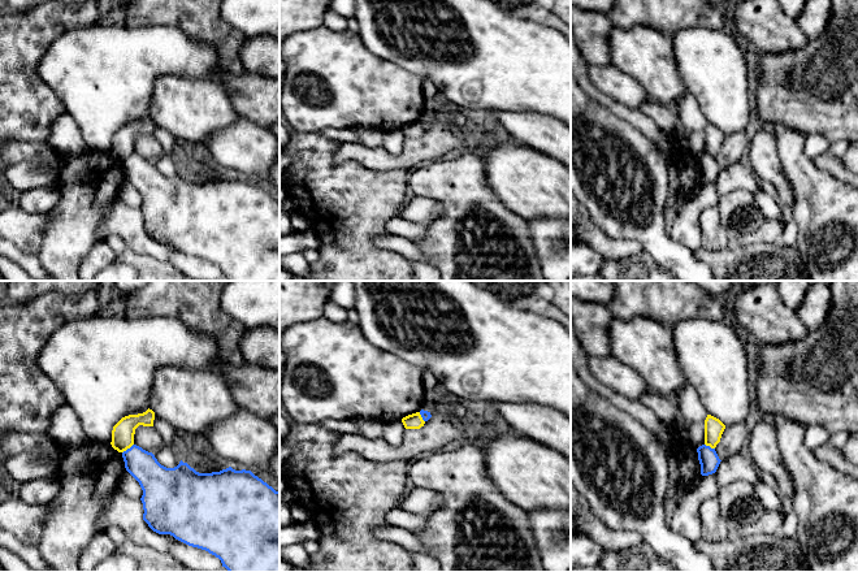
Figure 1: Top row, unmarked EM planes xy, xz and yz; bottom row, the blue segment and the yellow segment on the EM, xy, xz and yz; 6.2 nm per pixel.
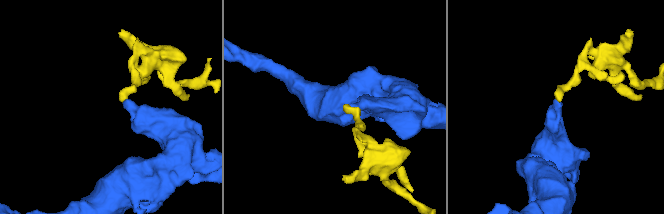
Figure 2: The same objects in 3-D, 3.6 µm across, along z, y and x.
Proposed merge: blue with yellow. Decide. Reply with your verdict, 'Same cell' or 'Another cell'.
Another cell

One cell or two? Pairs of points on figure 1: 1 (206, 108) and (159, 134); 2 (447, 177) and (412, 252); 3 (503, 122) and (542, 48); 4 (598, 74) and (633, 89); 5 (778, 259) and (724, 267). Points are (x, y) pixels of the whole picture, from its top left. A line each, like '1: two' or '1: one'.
1: two
2: two
3: two
4: one
5: one

